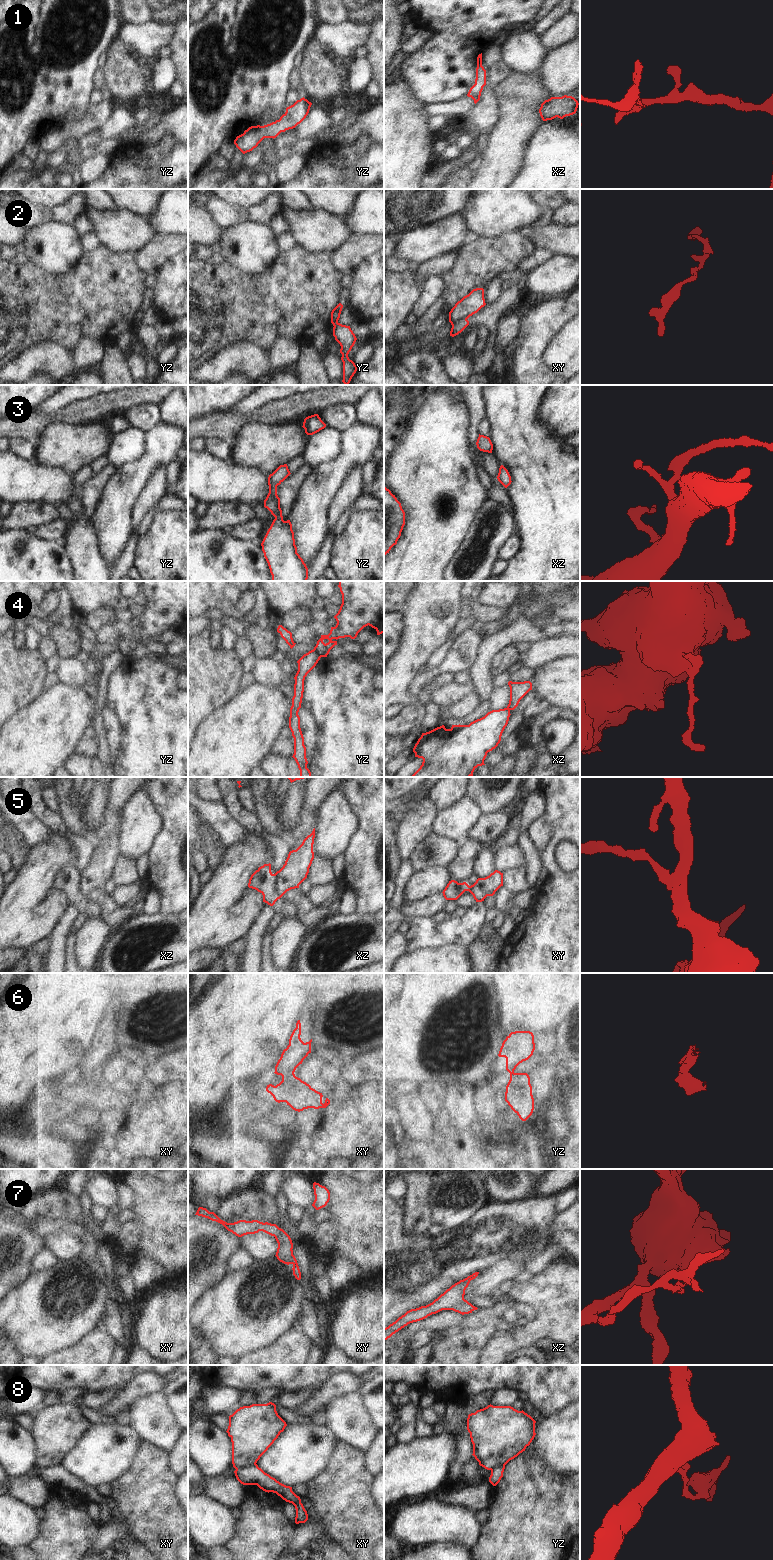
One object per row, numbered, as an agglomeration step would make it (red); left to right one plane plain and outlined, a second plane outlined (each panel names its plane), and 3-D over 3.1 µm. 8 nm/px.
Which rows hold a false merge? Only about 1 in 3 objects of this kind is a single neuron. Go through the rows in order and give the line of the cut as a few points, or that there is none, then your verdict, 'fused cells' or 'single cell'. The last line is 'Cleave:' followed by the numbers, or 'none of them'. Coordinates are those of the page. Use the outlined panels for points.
1: cut none; single cell
2: cut xy (466, 318), (451, 323); fused cells
3: cut none; single cell
4: cut yz (314, 648), (321, 656); fused cells
5: cut xz (272, 874), (273, 889), (281, 896); fused cells
6: cut xy (293, 1072), (282, 1077); fused cells
7: cut none; single cell
8: cut xy (255, 1463), (236, 1469); fused cells
Cleave: 2, 4, 5, 6, 8

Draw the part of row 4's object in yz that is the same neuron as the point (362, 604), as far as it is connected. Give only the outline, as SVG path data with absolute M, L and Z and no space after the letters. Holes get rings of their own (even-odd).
M339 581L338 587L342 594L342 604L334 616L337 624L331 627L328 635L321 635L314 647L321 657L327 657L330 650L337 645L337 639L355 639L368 625L377 631L377 635L384 633L384 581Z

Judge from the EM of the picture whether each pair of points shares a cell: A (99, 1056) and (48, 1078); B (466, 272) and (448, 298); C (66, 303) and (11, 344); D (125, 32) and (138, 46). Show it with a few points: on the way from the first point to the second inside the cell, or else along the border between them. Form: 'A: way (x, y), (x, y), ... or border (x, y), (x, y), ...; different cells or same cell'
A: border (92, 1045), (87, 1050), (79, 1066), (78, 1073); different cells
B: way (461, 278), (452, 292); same cell
C: way (52, 308), (47, 308), (25, 330); same cell
D: way (128, 35), (136, 43); same cell

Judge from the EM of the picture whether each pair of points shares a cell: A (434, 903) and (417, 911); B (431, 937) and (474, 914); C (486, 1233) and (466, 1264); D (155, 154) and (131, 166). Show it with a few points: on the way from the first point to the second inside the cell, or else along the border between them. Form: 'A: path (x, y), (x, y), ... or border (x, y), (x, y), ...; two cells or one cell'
A: path (430, 907), (421, 909); one cell
B: path (442, 932), (457, 931), (463, 925); one cell
C: path (481, 1241), (477, 1245), (477, 1256), (474, 1259); one cell
D: path (149, 155), (144, 160), (137, 162); one cell

